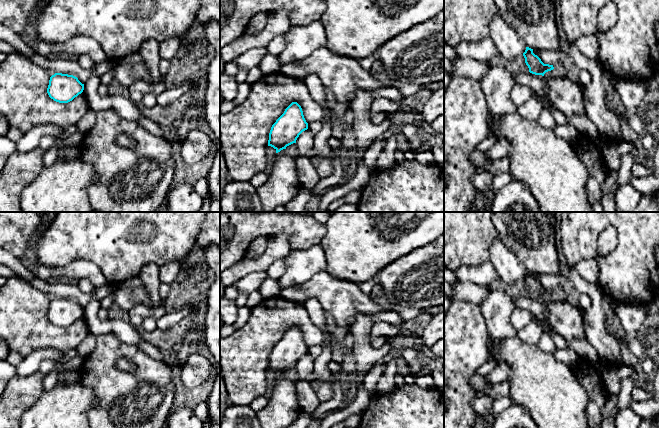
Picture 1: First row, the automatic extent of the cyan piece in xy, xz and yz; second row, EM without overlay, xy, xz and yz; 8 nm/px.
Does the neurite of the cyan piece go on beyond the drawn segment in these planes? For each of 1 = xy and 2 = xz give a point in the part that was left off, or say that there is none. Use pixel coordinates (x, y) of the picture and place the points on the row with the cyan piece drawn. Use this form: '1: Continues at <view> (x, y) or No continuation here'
1: No continuation here
2: No continuation here

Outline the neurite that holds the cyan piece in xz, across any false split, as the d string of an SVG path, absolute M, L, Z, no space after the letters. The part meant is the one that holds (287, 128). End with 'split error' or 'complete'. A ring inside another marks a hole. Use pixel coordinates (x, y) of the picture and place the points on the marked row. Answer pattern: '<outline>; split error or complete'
M292 102L272 125L268 146L273 147L278 153L296 143L299 135L307 129L308 123L304 118L301 106L297 102Z; complete

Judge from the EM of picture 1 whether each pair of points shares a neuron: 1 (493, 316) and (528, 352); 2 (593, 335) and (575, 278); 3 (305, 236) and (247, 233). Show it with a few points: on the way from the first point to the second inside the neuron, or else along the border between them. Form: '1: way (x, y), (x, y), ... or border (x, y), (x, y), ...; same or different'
1: border (516, 335), (502, 339), (496, 344), (499, 356); different
2: way (595, 321), (595, 297), (589, 291); same
3: way (291, 226), (261, 226); same

